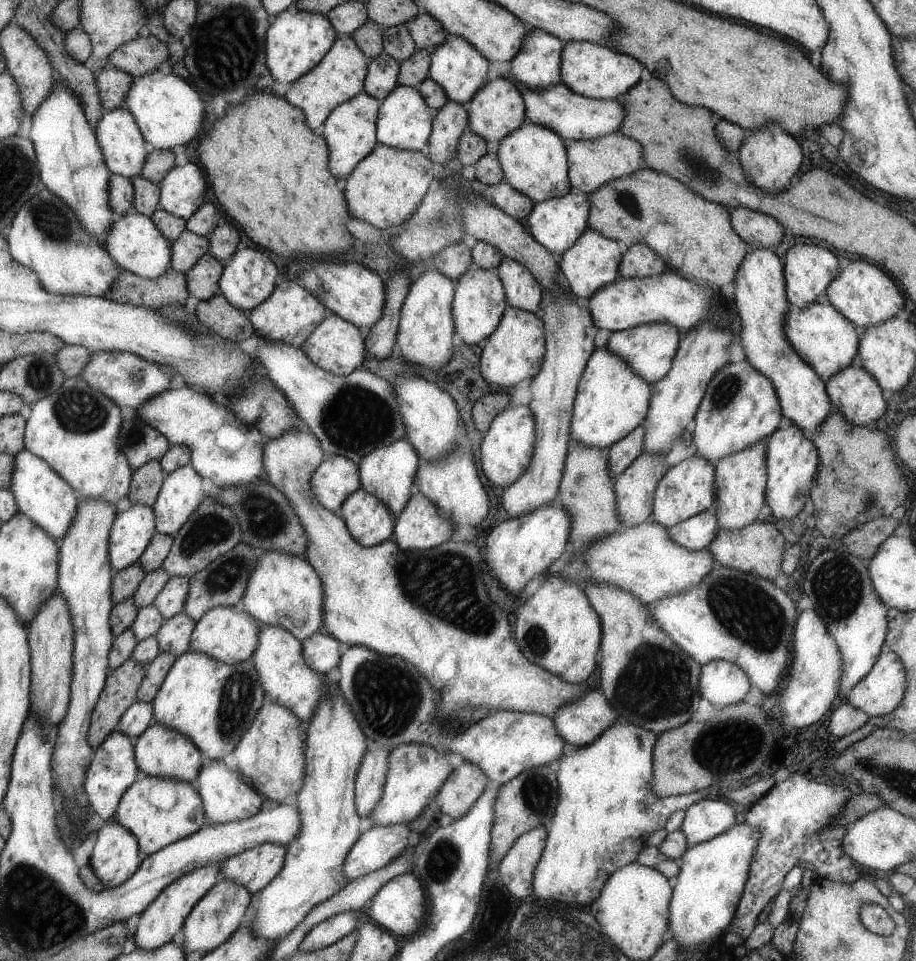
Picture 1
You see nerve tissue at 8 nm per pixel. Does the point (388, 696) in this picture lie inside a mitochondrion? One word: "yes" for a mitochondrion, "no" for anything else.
yes

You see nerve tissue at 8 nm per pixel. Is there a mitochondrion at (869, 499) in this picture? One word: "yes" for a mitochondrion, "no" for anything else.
yes

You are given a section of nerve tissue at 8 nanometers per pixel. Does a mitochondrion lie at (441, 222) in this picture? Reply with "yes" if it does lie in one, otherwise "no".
yes

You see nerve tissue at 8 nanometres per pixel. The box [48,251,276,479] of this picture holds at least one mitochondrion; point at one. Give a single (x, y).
(78, 411)

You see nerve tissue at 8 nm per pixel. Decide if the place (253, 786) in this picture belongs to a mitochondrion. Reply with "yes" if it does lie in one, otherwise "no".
no

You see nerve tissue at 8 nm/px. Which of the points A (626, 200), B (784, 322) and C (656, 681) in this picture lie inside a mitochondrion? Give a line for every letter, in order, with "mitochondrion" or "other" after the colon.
A: mitochondrion
B: other
C: mitochondrion

